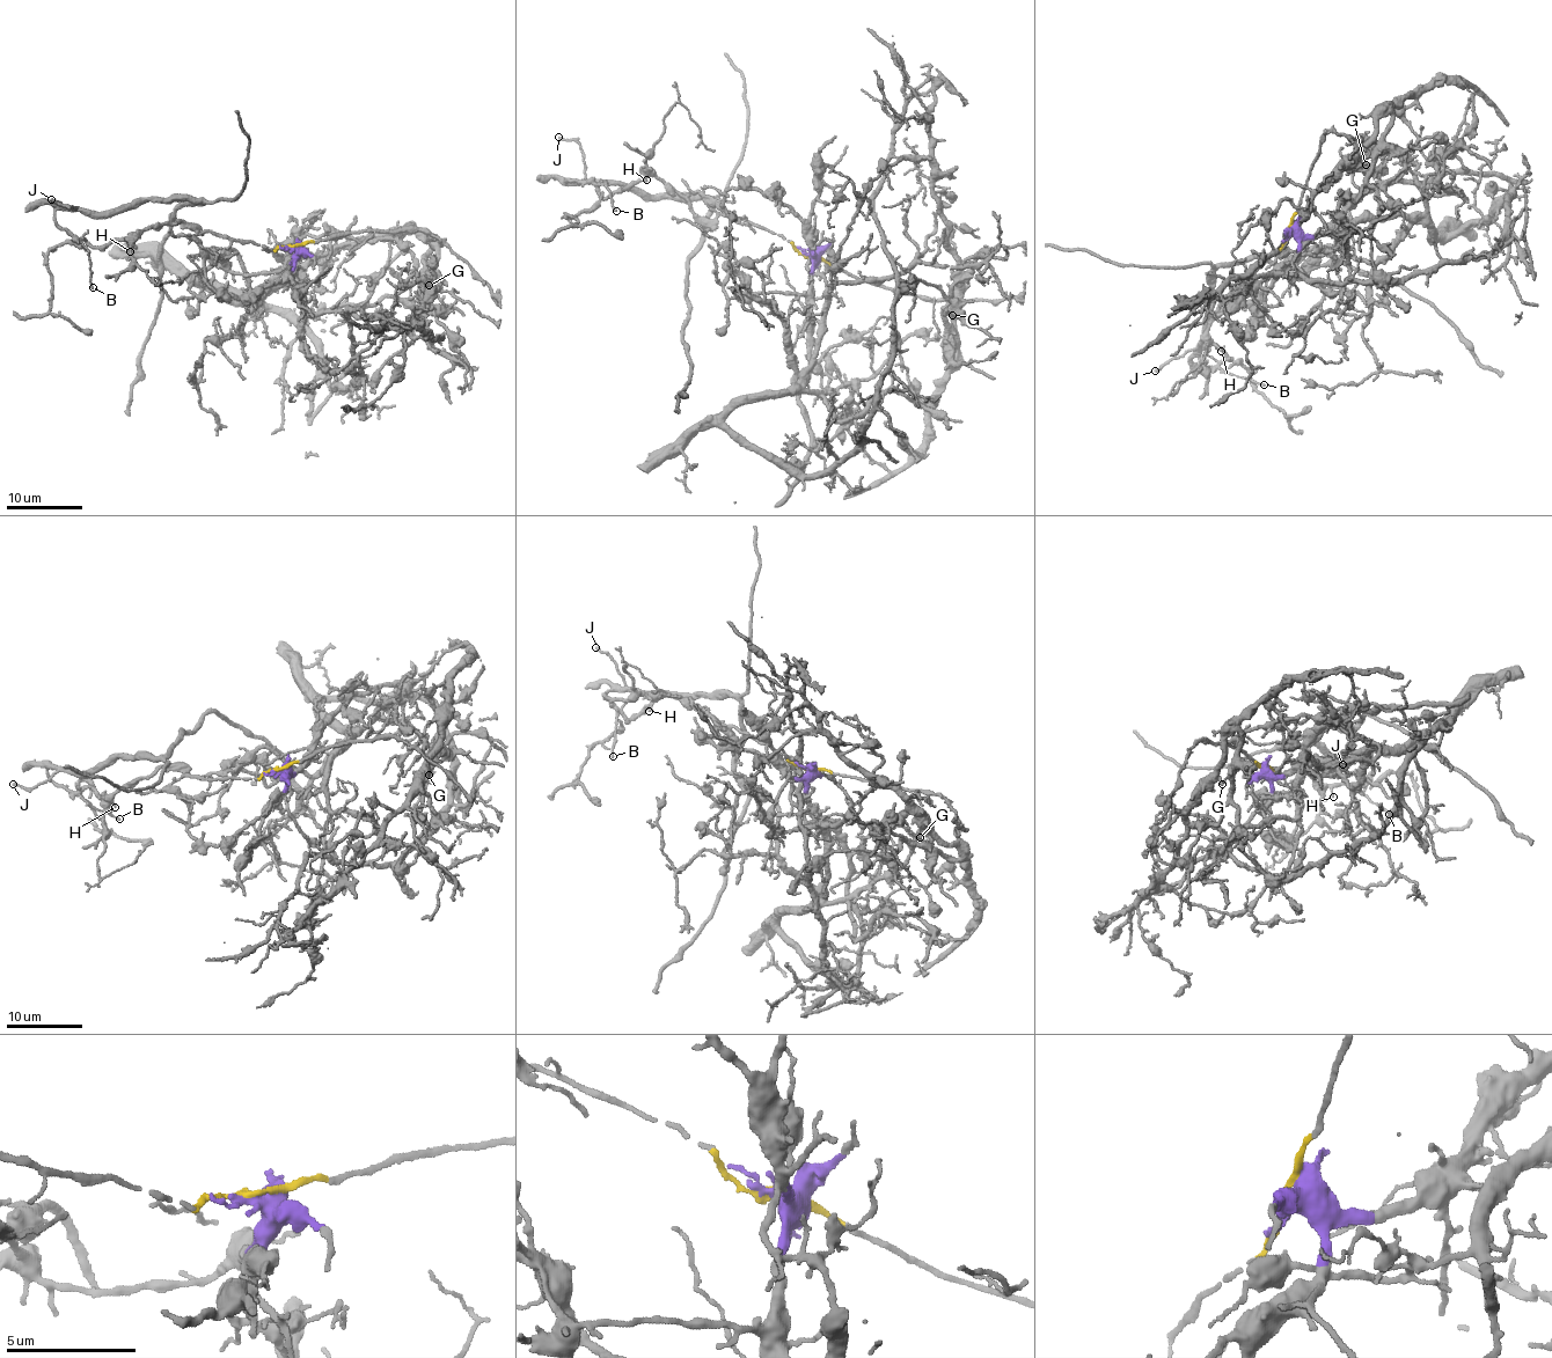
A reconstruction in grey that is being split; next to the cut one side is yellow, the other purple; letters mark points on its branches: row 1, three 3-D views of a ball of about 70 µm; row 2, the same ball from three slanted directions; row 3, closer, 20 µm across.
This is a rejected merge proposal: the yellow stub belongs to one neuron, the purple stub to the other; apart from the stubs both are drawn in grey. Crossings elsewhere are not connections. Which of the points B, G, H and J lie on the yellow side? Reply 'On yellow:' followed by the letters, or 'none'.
On yellow: B, H, J

